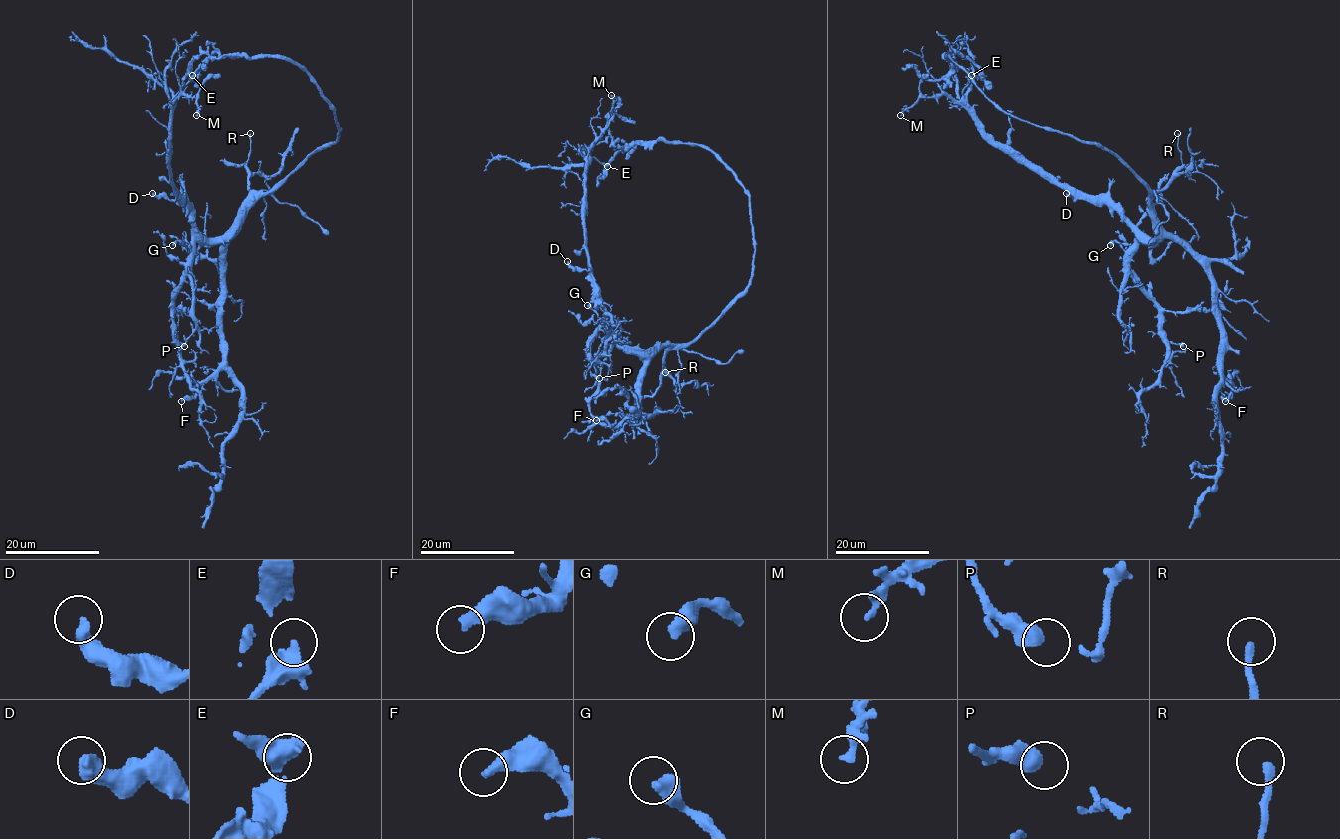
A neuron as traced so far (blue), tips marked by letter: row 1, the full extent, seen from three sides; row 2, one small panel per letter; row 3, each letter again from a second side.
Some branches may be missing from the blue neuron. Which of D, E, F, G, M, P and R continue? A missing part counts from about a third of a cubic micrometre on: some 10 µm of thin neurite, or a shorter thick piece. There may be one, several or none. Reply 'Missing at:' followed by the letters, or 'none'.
Missing at: F

